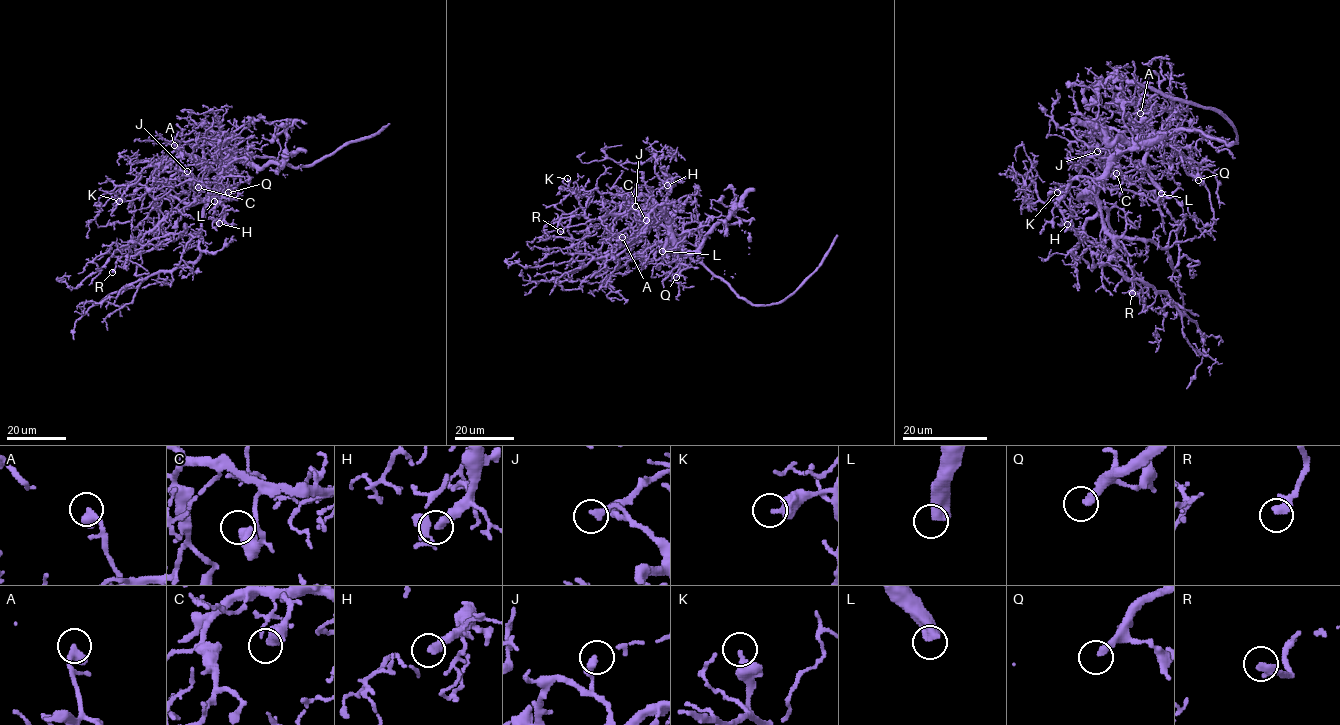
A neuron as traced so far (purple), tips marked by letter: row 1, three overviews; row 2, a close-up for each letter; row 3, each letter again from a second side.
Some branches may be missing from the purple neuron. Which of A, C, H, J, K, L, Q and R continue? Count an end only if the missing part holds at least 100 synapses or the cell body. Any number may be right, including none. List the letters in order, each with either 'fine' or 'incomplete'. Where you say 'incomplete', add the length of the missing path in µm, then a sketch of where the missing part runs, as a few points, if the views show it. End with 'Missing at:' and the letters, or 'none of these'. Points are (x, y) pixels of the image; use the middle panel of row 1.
A: fine
C: fine
H: incomplete; about 45 µm are missing; missing branch runs (667, 185), (663, 189), (632, 185), (609, 199), (597, 200), (594, 207), (599, 212), (599, 208)
J: fine
K: fine
L: incomplete; about 90 µm are missing; missing branch runs (662, 251), (665, 271), (596, 294), (582, 310), (546, 306), (524, 291), (504, 290), (508, 288), (503, 284)
Q: incomplete; about 25 µm are missing; missing branch runs (676, 277), (650, 293), (661, 291), (670, 282)
R: fine
Missing at: H, L, Q

